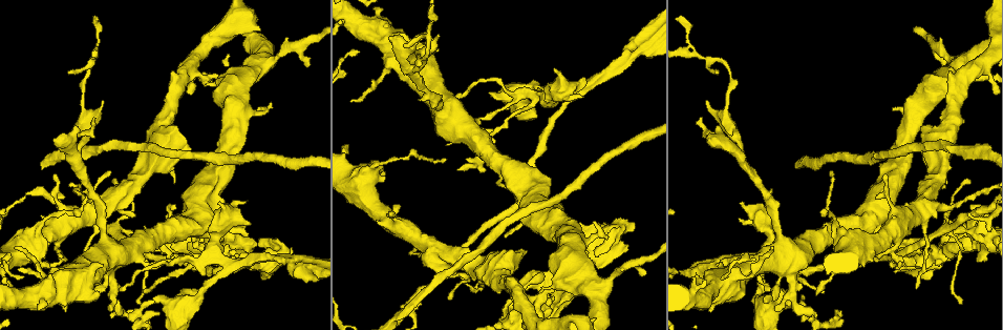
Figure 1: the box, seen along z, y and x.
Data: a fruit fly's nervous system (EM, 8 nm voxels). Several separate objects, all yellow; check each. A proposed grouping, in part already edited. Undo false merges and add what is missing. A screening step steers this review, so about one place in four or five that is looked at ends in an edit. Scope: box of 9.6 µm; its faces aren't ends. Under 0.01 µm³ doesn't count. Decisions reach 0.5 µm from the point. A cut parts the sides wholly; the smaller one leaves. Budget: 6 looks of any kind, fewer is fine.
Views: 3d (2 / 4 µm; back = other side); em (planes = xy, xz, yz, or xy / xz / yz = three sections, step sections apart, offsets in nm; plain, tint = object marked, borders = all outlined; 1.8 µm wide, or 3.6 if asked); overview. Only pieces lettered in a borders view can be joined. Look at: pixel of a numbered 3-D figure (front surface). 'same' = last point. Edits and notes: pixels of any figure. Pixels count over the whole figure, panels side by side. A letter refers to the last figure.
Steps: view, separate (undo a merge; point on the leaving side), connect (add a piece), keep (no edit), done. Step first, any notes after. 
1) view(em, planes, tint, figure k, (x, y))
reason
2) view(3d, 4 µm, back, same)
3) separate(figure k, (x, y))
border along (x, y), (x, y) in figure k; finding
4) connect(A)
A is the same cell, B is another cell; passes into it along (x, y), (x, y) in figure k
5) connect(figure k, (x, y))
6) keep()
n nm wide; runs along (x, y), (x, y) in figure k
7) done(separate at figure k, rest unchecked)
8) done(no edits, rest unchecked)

view(3d, 4 µm, back, figure 1, (290, 248))
branch stops here

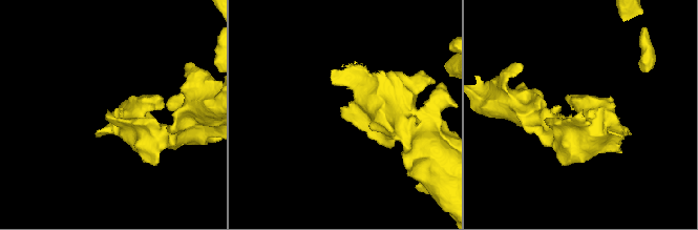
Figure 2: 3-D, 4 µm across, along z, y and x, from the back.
view(em, planes, borders, figure 2, (580, 112))
arms of 220, 550 nm

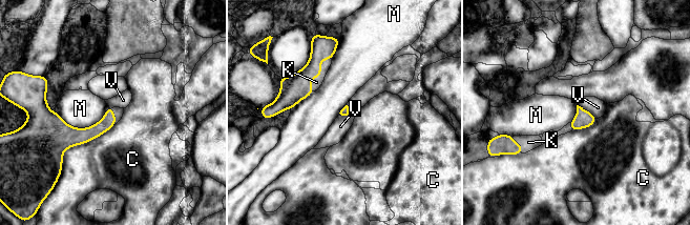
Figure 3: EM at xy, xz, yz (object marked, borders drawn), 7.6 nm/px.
connect(K)
K is the same cell, C, M and V are other cells; passes into it along (295, 87), (320, 74), (316, 82) in figure 3; it goes on there

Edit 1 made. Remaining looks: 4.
view(overview)

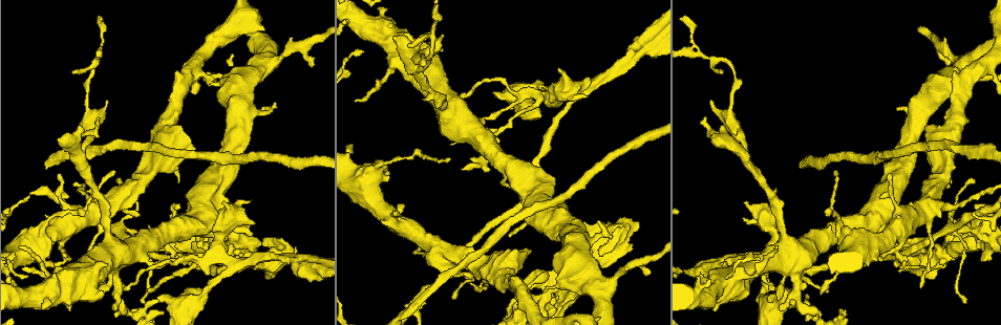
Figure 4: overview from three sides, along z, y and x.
view(em, planes, borders, figure 4, (201, 261))
four or more arms meet

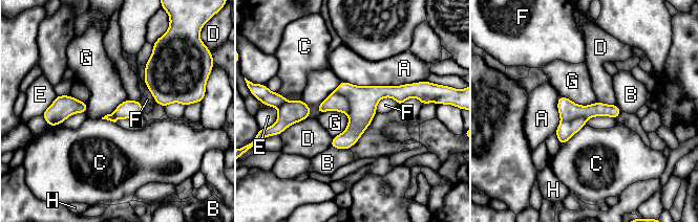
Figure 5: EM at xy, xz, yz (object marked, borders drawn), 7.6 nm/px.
separate(figure 5, (363, 101))
150 nm wide; A, B, C, D, E, F, G and H are other cells; border along (334, 91), (347, 100), (348, 113) in figure 5; two neurons meet here

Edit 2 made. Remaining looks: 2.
done(connect at figure 3, separate at figure 5, rest unchecked)

